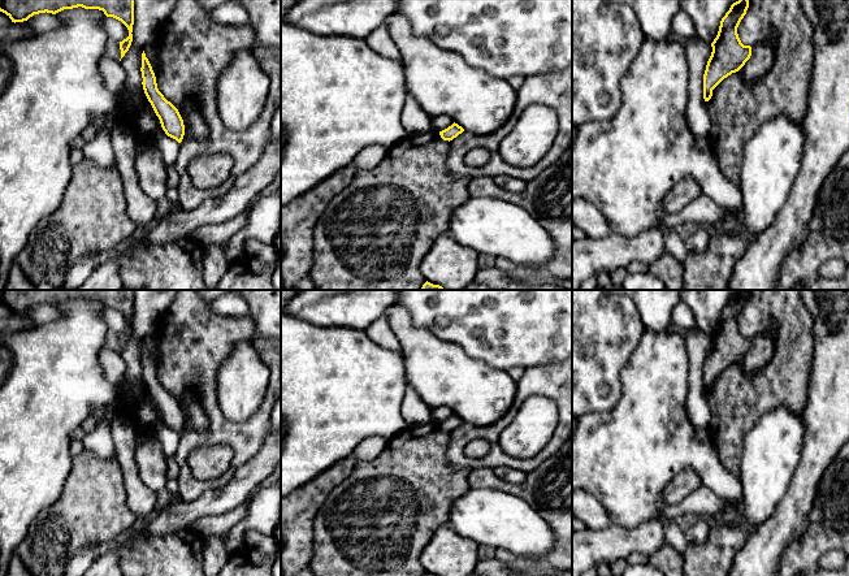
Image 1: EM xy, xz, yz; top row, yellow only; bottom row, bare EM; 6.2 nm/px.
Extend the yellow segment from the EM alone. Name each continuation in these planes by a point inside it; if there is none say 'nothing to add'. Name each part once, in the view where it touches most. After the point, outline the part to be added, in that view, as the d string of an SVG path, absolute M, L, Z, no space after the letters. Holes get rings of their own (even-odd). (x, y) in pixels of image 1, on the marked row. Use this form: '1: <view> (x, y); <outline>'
nothing to add

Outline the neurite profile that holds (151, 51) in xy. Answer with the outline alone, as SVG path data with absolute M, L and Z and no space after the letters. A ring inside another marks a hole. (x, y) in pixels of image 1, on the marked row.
M153 42L148 43L144 47L144 53L152 66L155 77L157 78L157 75L160 74L160 61L159 61L159 49L156 44Z

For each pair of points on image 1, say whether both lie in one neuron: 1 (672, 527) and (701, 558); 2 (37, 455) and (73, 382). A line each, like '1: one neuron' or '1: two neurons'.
1: two neurons
2: one neuron

